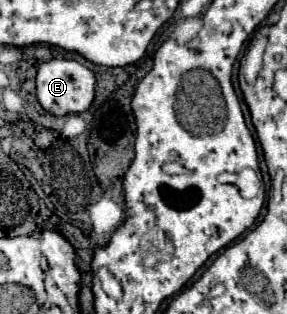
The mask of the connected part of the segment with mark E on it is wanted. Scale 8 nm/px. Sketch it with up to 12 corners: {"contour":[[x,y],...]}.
{"contour":[[74,59],[38,67],[36,99],[52,115],[82,113],[94,73]]}

